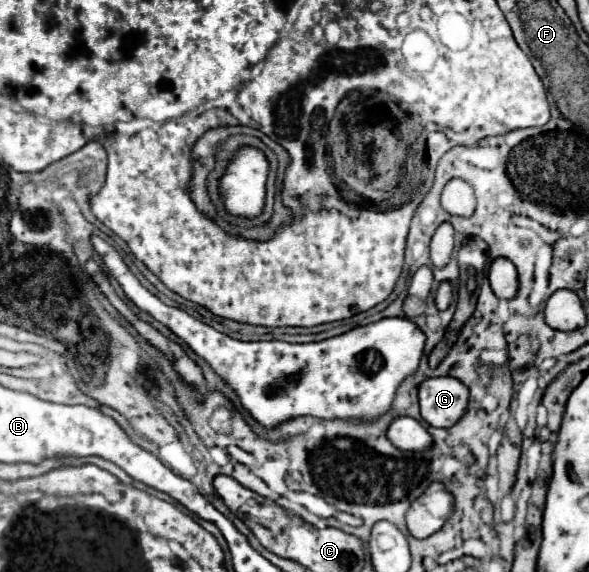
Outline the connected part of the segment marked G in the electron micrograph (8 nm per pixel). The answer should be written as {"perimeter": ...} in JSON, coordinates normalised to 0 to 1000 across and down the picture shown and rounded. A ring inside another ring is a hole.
{"perimeter":[[[728,659],[711,673],[715,729],[732,747],[769,747],[793,719],[796,684],[769,659]]]}

